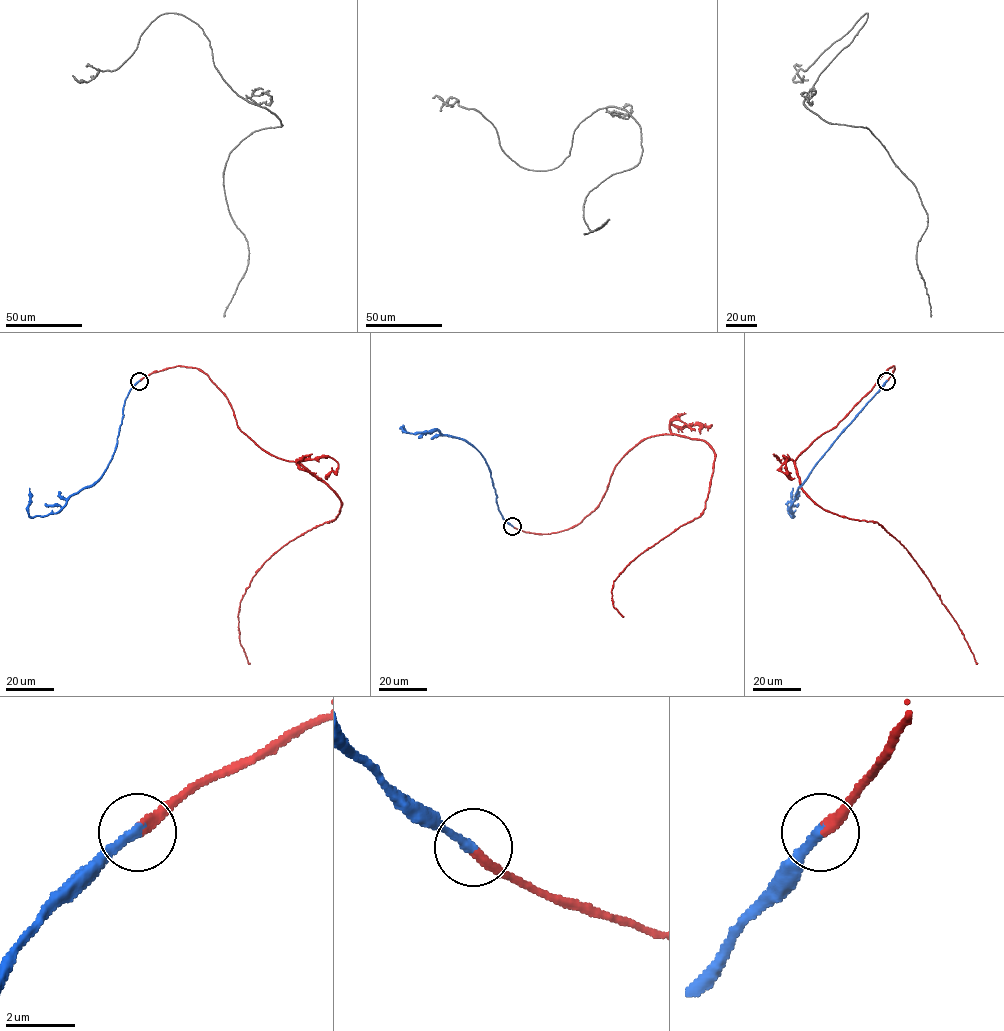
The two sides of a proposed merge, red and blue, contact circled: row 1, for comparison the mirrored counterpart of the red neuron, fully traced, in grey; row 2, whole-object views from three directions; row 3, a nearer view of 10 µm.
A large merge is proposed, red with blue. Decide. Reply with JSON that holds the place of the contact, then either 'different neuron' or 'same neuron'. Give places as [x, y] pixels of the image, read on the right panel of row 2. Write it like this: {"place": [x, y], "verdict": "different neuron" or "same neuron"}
{"place": [886, 381], "verdict": "same neuron"}

